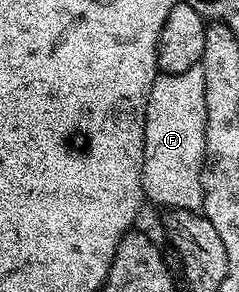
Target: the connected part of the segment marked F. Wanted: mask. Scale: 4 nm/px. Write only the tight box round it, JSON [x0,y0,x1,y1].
[143,65,205,211]

